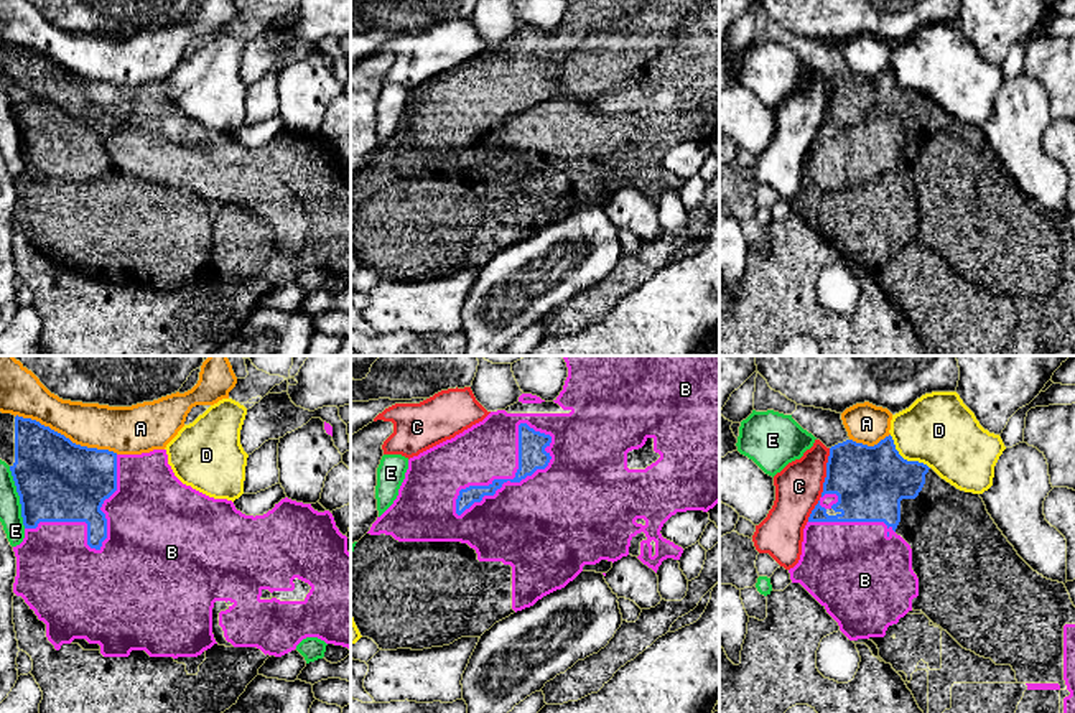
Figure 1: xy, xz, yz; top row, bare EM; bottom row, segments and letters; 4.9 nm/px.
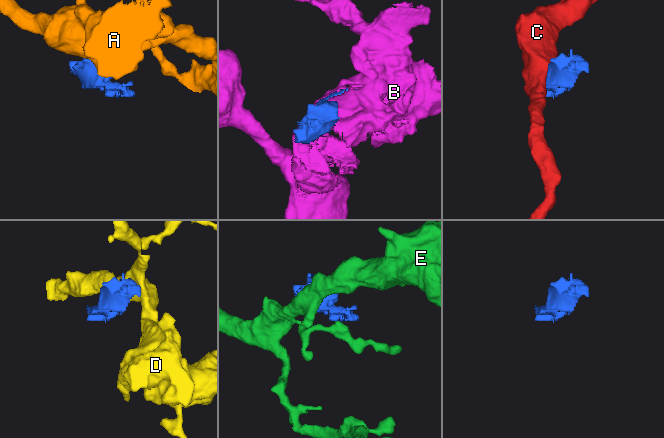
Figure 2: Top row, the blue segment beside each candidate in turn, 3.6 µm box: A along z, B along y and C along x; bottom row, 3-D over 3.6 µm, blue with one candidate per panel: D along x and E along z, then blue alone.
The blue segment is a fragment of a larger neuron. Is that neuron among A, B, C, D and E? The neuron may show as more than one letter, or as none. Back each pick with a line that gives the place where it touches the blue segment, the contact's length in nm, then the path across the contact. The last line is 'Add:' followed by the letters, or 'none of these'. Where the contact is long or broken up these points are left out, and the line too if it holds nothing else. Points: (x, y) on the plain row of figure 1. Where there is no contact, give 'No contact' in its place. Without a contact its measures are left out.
B: Touches blue at xz (514, 112). Shared border 600 nm
Add: B

